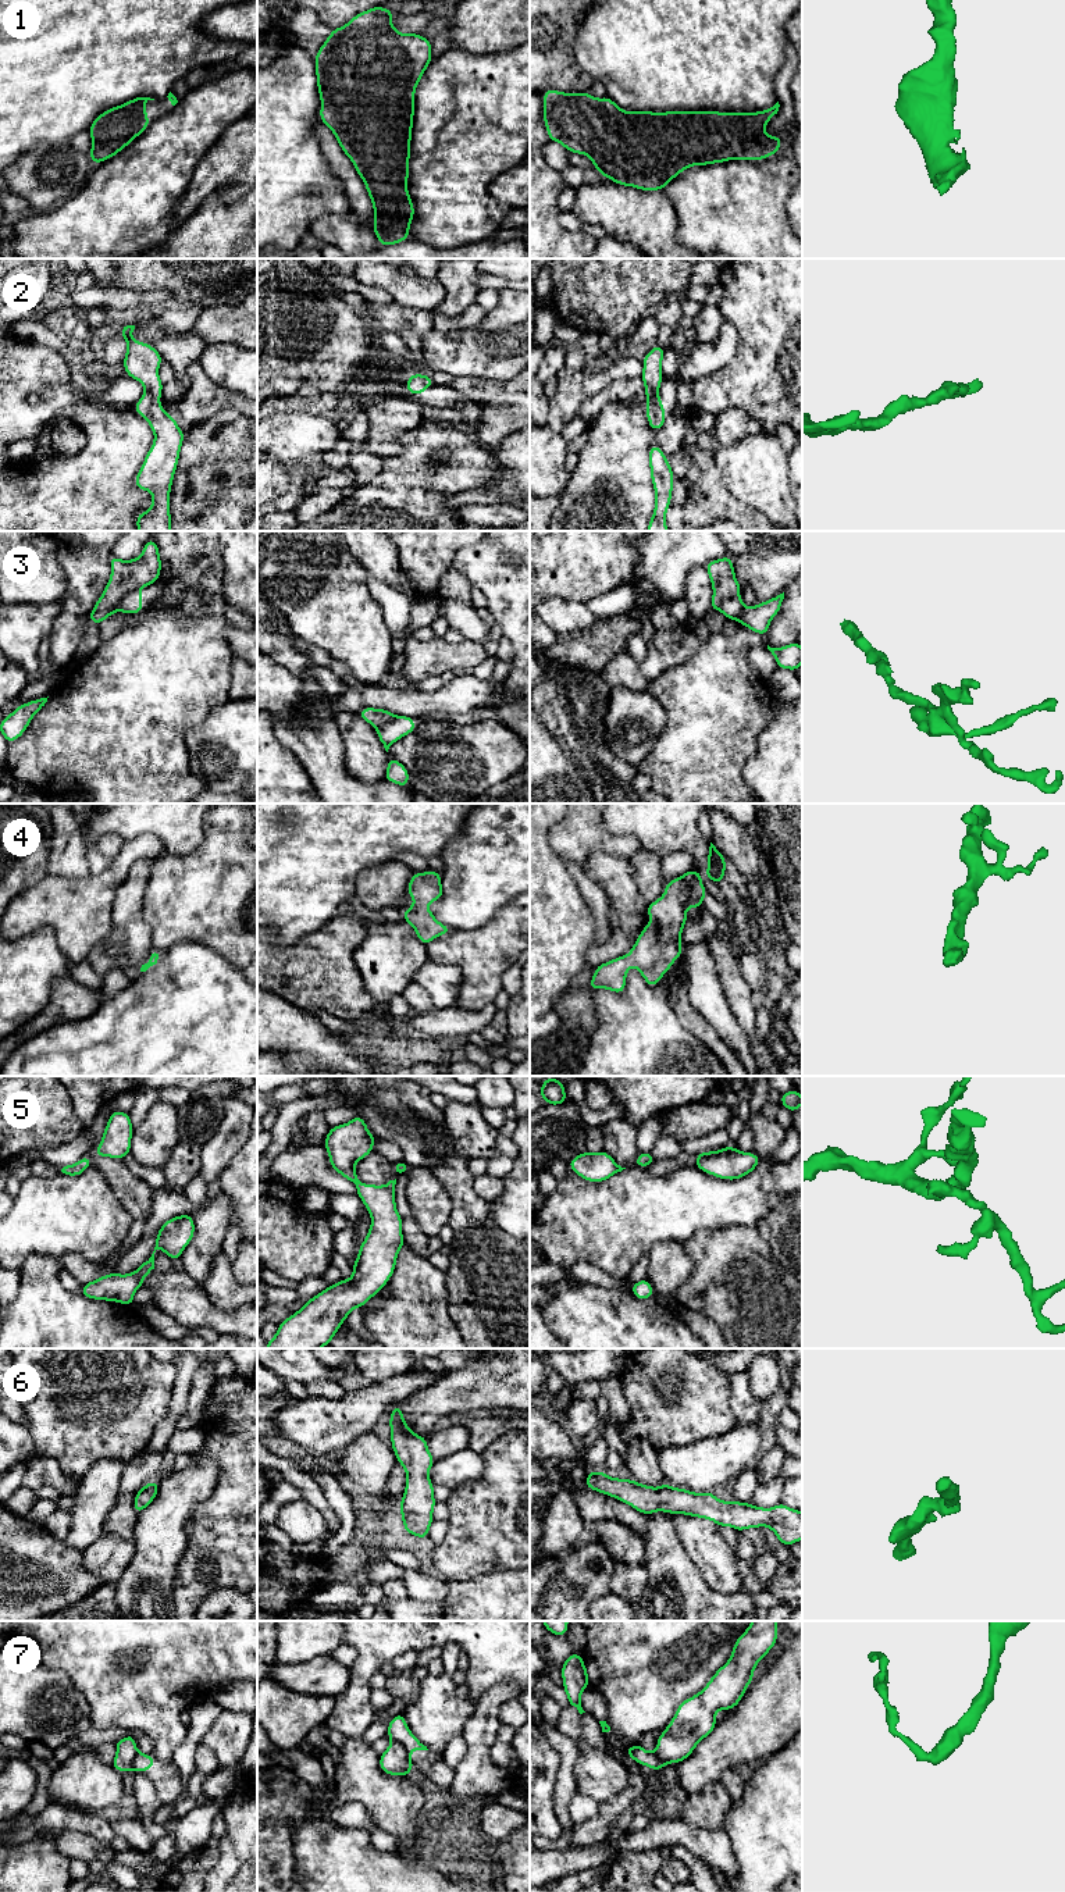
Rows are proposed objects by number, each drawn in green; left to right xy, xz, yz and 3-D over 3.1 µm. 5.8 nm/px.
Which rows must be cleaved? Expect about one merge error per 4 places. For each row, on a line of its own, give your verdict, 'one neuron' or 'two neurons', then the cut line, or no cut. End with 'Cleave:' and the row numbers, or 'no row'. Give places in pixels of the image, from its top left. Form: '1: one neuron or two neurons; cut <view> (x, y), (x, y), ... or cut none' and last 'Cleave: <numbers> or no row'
1: one neuron; cut none
2: one neuron; cut none
3: two neurons; cut xy (138, 588), (128, 592), (114, 610)
4: one neuron; cut none
5: one neuron; cut none
6: one neuron; cut none
7: two neurons; cut xz (392, 1739), (398, 1741), (409, 1753)
Cleave: 3, 7

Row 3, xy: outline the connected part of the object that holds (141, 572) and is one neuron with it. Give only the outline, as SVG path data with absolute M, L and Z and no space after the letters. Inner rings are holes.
M150 538L145 544L142 555L132 560L121 560L113 556L110 569L111 577L89 614L89 620L95 624L110 617L128 592L158 581L161 559L156 541Z

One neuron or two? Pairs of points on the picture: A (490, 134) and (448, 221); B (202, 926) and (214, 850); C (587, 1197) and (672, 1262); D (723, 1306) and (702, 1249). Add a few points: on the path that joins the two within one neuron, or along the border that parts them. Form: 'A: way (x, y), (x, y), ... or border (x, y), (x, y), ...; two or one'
A: way (467, 156), (449, 174), (449, 199); one
B: way (202, 907), (214, 894), (214, 869); one
C: border (681, 1242), (659, 1240), (648, 1256); two
D: way (723, 1292), (720, 1267), (716, 1262); one

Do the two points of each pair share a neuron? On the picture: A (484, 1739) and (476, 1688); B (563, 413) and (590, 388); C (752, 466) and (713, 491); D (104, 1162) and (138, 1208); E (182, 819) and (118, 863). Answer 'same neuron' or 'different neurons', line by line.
A: different neurons
B: different neurons
C: different neurons
D: same neuron
E: different neurons

